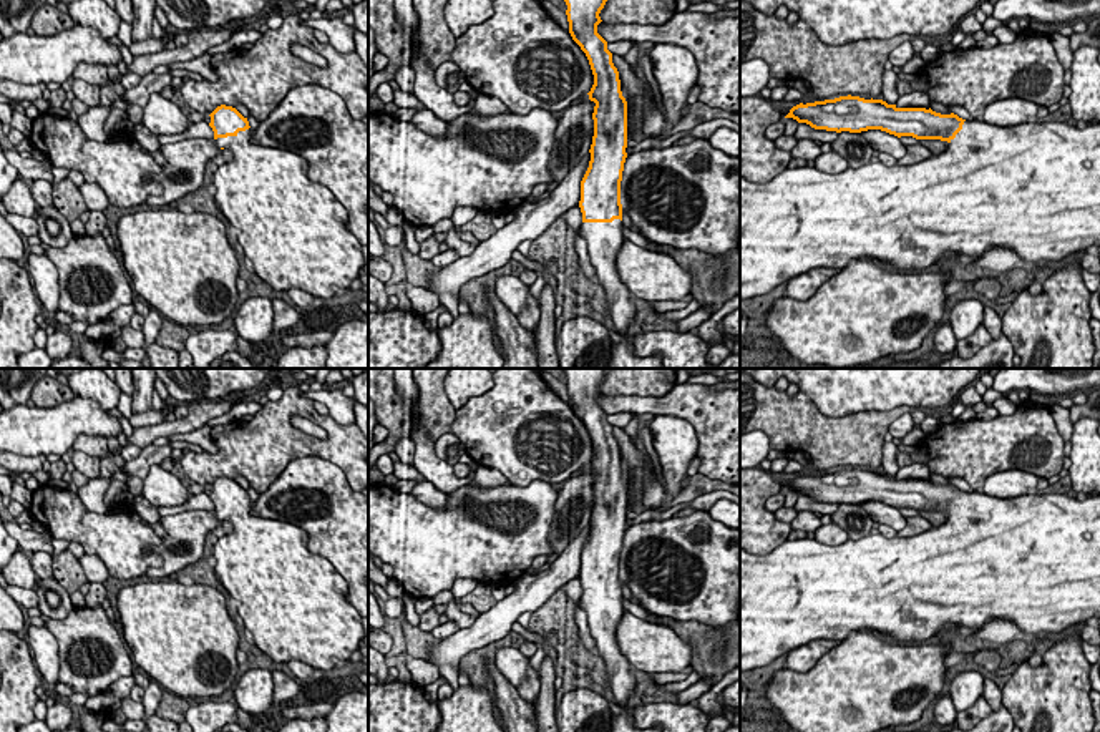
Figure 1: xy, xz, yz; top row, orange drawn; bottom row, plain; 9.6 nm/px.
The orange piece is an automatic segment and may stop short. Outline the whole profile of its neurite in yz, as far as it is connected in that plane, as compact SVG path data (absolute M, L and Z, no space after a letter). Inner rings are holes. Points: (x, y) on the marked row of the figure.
M840 96L800 103L785 118L815 129L861 133L881 129L898 138L941 139L949 146L916 164L886 166L881 161L828 174L815 166L786 168L768 183L740 176L740 300L763 295L816 267L843 271L854 259L873 259L893 271L926 269L937 261L966 259L976 266L989 247L1007 247L1020 259L1057 262L1100 247L1100 121L1087 124L1022 123L1009 128L984 120L966 121L931 108L898 108L883 100Z

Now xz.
M564 0L572 40L586 53L594 85L589 100L596 103L589 168L581 181L582 232L596 269L601 297L614 322L607 368L662 368L660 355L634 354L630 322L635 305L619 279L616 259L622 246L621 181L627 158L627 101L621 91L619 71L607 41L597 33L599 13L607 0Z

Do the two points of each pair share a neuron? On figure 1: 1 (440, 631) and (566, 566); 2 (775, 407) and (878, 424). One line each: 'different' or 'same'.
1: different
2: same

